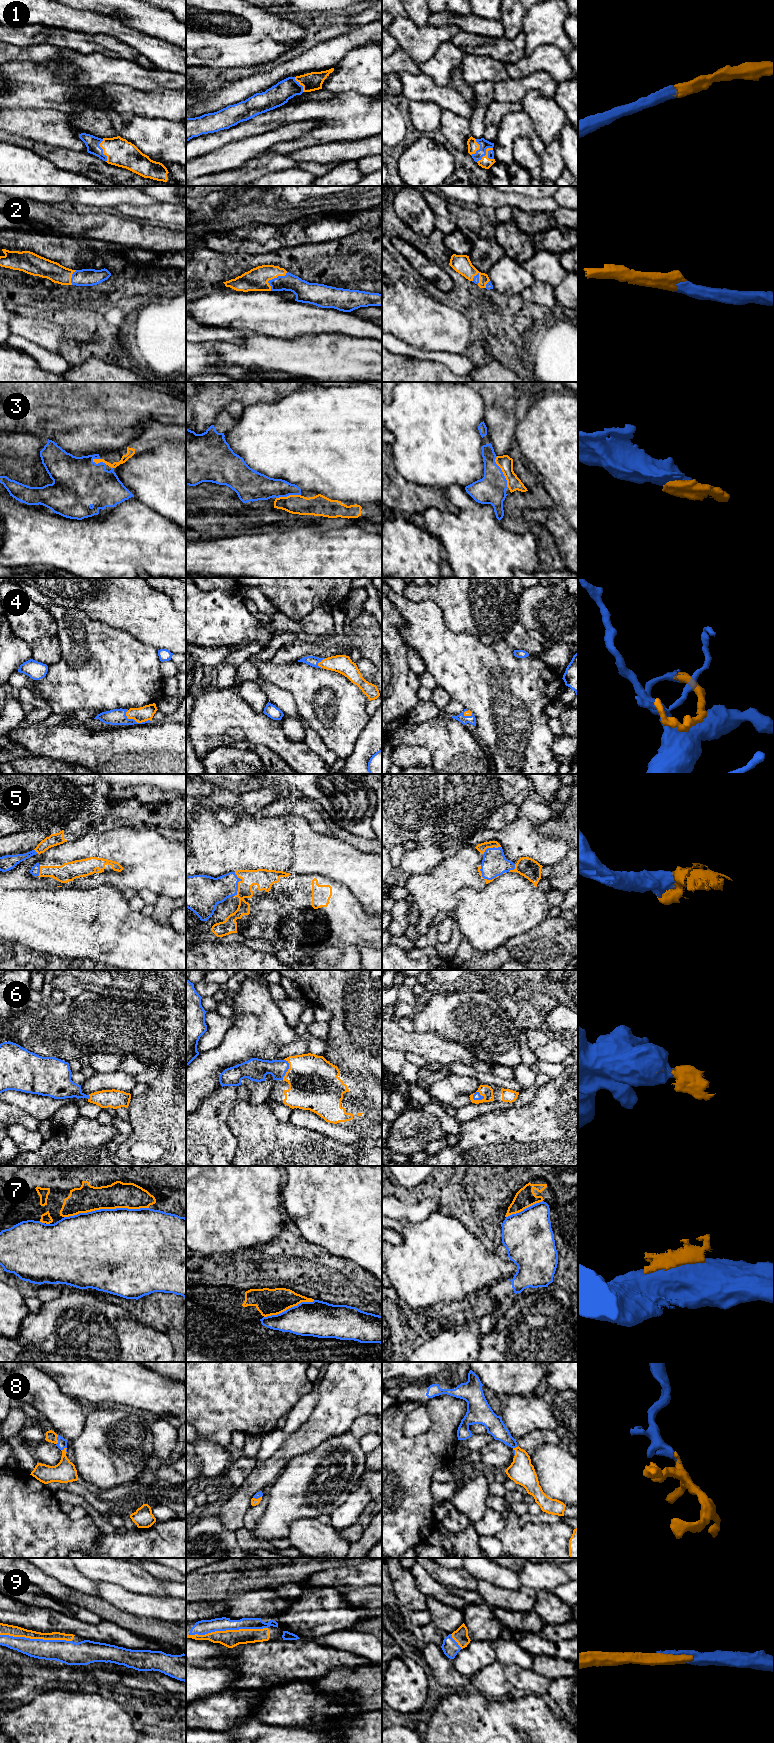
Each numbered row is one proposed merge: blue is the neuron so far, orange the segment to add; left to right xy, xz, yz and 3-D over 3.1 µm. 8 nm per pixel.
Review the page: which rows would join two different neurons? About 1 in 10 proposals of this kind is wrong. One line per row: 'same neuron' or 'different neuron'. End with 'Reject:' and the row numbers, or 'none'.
1: same neuron
2: same neuron
3: same neuron
4: same neuron
5: same neuron
6: same neuron
7: same neuron
8: same neuron
9: same neuron
Reject: none

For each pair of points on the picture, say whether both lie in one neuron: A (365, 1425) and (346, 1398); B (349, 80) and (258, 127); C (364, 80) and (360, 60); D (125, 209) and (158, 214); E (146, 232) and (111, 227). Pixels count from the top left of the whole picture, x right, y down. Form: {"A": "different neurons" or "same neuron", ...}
{"A": "different neurons", "B": "different neurons", "C": "same neuron", "D": "same neuron", "E": "same neuron"}

